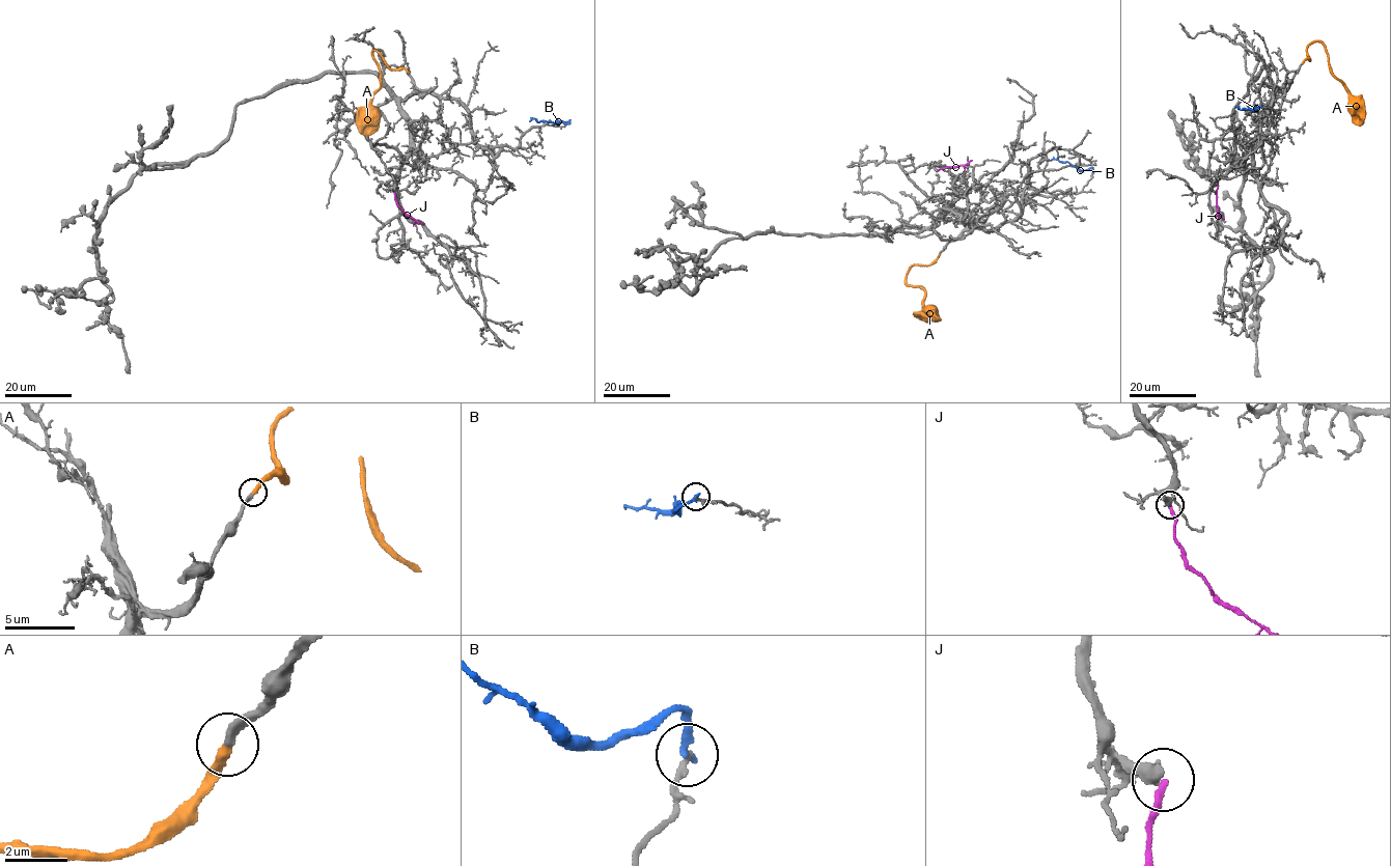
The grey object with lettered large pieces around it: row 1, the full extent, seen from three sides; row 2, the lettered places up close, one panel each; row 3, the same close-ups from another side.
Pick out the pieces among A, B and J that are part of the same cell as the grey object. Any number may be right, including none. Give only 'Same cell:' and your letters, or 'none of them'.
Same cell: A

